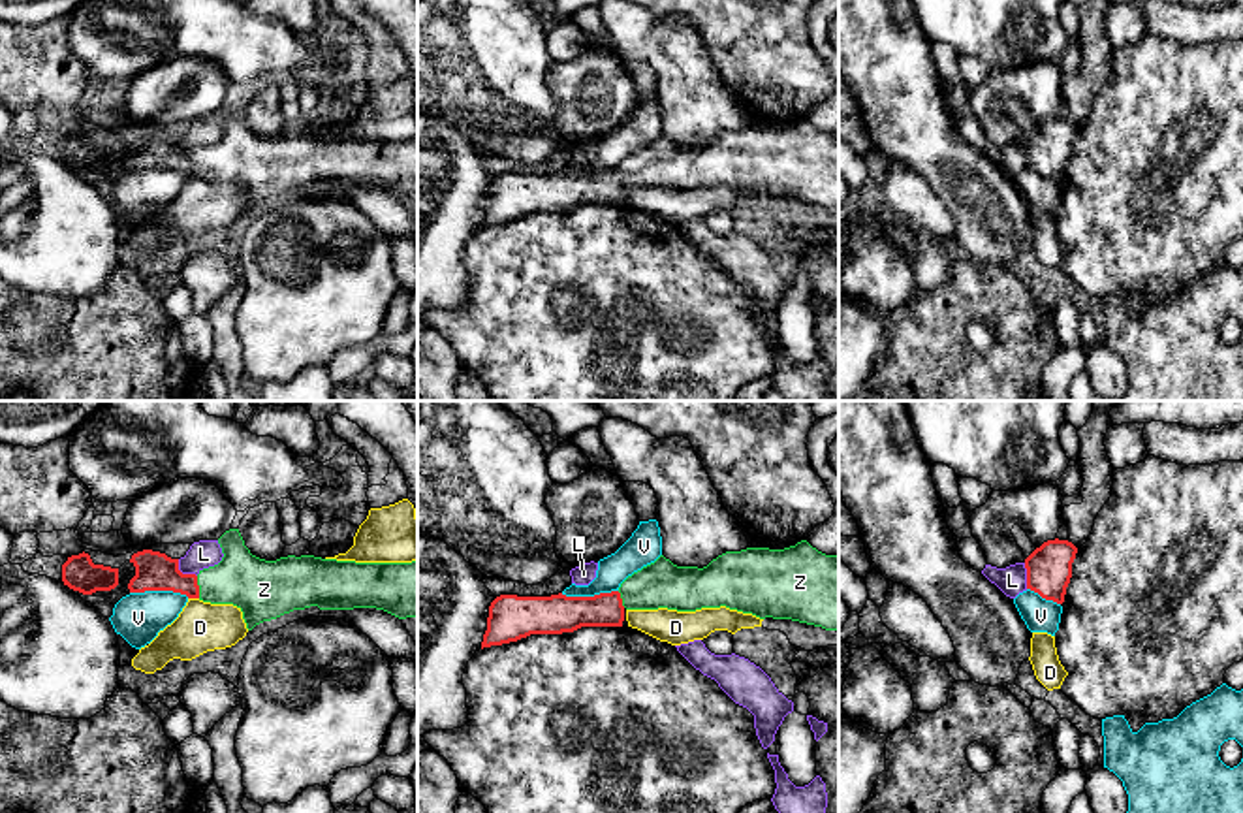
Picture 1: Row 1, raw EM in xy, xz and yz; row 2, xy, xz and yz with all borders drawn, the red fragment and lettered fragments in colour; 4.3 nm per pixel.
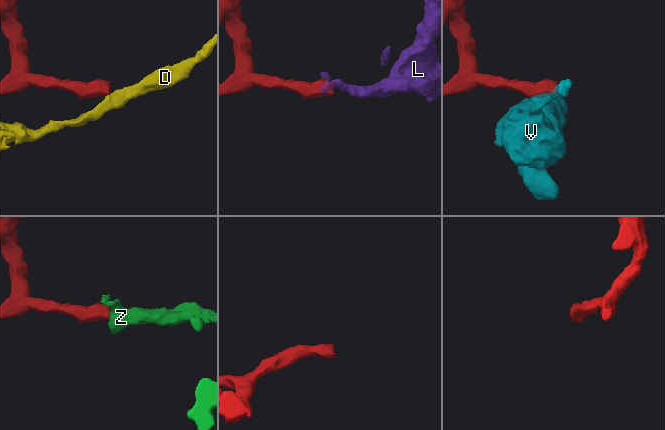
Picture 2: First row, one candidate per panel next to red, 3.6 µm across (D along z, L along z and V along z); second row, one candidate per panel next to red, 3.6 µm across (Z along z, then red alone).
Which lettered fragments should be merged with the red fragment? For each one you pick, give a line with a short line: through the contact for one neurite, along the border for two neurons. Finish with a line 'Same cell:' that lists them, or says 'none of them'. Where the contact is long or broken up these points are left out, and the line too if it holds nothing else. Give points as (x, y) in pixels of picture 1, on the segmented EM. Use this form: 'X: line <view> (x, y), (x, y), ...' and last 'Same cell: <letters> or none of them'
Z: line xy (155, 571), (198, 588), (256, 586)
Same cell: Z

